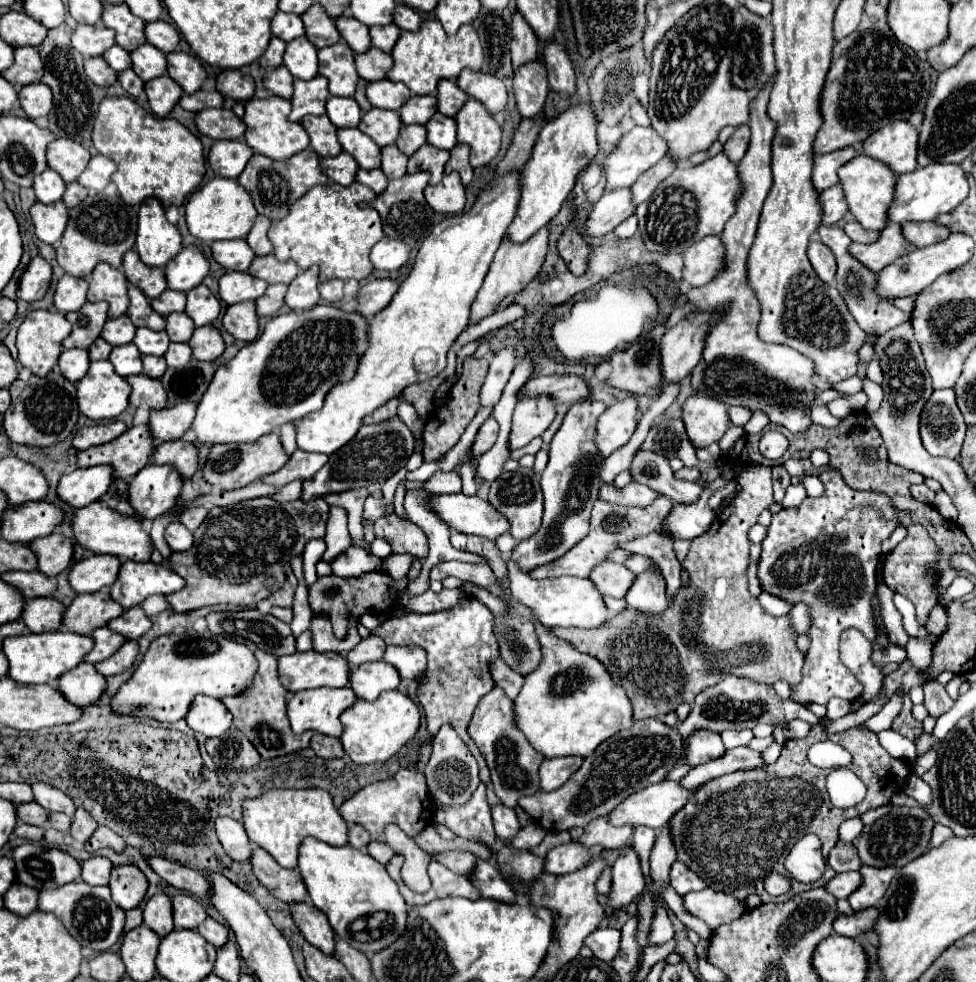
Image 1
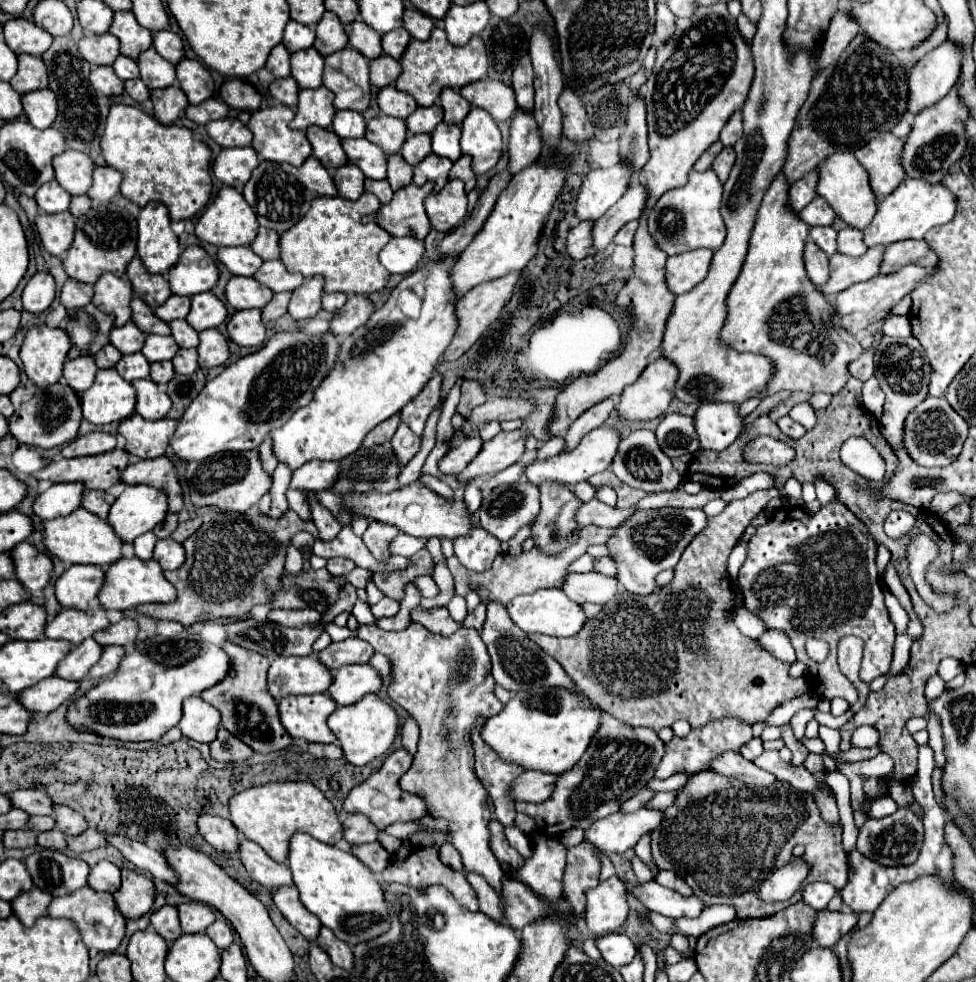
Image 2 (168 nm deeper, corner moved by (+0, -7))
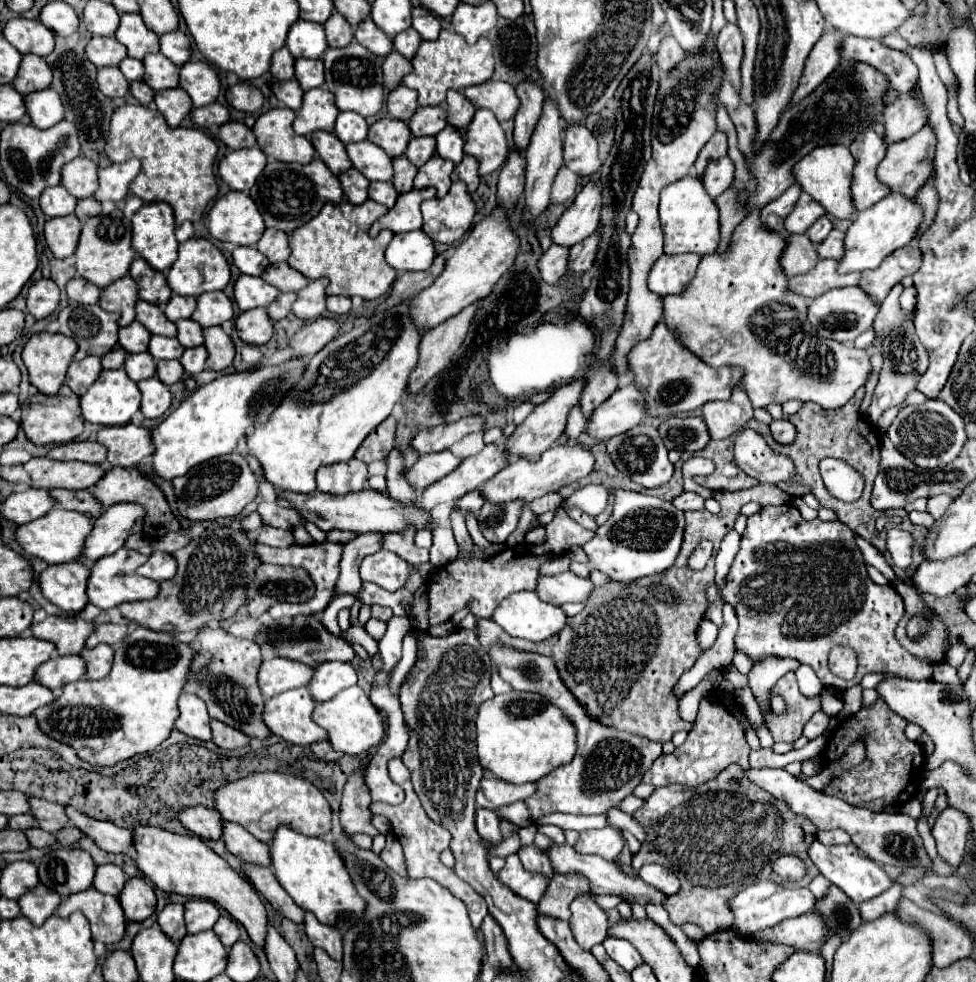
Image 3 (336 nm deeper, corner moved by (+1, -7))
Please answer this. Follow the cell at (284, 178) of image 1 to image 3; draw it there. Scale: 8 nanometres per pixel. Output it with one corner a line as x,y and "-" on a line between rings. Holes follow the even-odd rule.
313,158
309,164
283,164
277,160
269,160
263,168
261,176
253,184
249,196
255,200
265,226
293,232
295,228
303,226
307,220
311,220
327,202
339,204
343,200
341,184
335,174
329,172
329,168
321,162
321,158

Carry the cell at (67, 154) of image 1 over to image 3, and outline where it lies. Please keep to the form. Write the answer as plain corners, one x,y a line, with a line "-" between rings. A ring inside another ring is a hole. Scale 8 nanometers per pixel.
77,156
61,170
61,184
75,198
89,198
97,188
97,164
85,156

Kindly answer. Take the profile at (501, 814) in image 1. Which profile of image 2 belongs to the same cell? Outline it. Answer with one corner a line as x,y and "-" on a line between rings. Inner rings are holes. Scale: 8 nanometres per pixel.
516,826
506,828
506,838
508,838
510,846
512,846
512,848
516,848
516,850
518,850
518,854
520,854
522,858
532,856
532,840
530,840
524,832
520,832

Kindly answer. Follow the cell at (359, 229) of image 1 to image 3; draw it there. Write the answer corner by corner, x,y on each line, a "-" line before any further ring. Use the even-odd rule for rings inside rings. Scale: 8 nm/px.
343,200
341,204
327,202
313,220
289,234
289,266
309,280
329,278
327,294
361,296
365,300
379,298
389,290
397,276
397,272
385,262
385,248
389,246
393,232
381,230
375,238
369,236
369,226
385,212
387,208
375,200
365,200
359,206
349,200

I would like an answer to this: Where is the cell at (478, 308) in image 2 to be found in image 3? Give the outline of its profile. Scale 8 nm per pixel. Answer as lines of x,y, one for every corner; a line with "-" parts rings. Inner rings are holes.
481,300
473,302
471,306
463,308
453,318
431,328
427,336
423,336
421,348
419,348
421,360
415,372
411,372
409,388
407,388
409,392
419,392
433,376
437,376
439,372
447,368
451,358
457,354
459,346
463,344
479,306
481,306

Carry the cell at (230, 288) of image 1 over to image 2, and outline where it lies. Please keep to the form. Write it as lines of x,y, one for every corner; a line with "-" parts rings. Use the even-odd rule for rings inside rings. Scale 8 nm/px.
232,276
226,286
228,304
236,310
264,308
272,300
272,296
274,296
274,292
254,278

